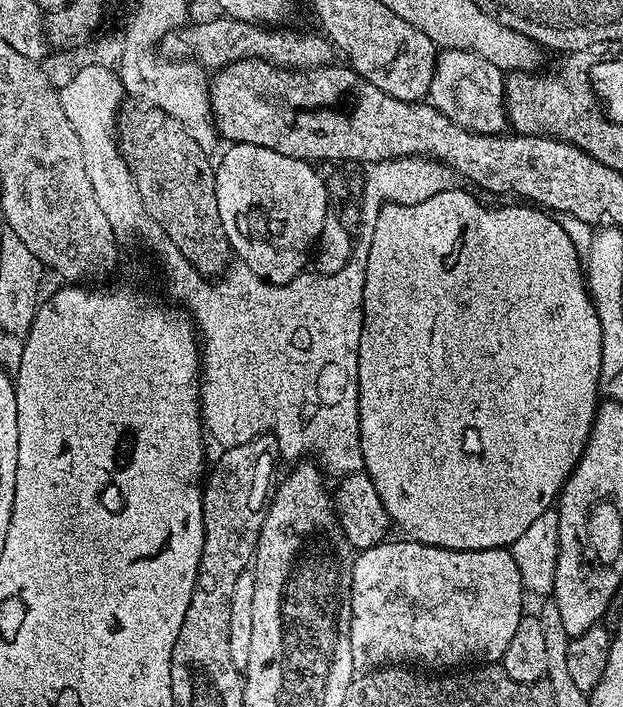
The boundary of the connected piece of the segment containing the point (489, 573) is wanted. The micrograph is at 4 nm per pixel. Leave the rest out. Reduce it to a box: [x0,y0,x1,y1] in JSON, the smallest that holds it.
[350,538,526,670]

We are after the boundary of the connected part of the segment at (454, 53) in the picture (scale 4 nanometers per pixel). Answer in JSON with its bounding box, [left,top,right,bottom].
[427,48,510,136]

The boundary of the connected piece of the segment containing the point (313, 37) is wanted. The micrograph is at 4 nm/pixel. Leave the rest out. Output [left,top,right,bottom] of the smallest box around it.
[159,15,333,70]

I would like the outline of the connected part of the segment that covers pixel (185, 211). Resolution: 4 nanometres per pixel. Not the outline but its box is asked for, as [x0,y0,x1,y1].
[114,102,230,278]

